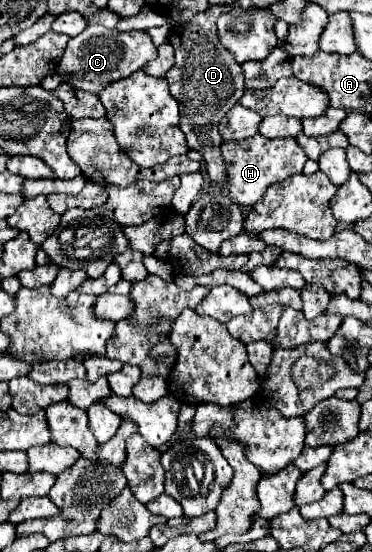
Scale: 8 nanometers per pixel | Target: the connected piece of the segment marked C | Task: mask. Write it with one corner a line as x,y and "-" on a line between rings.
87,25
83,33
69,39
65,53
57,65
57,73
63,77
63,81
81,91
99,93
109,83
125,79
131,73
143,69
145,63
153,61
155,57
157,49
145,31
121,33
117,29
107,29
103,25

